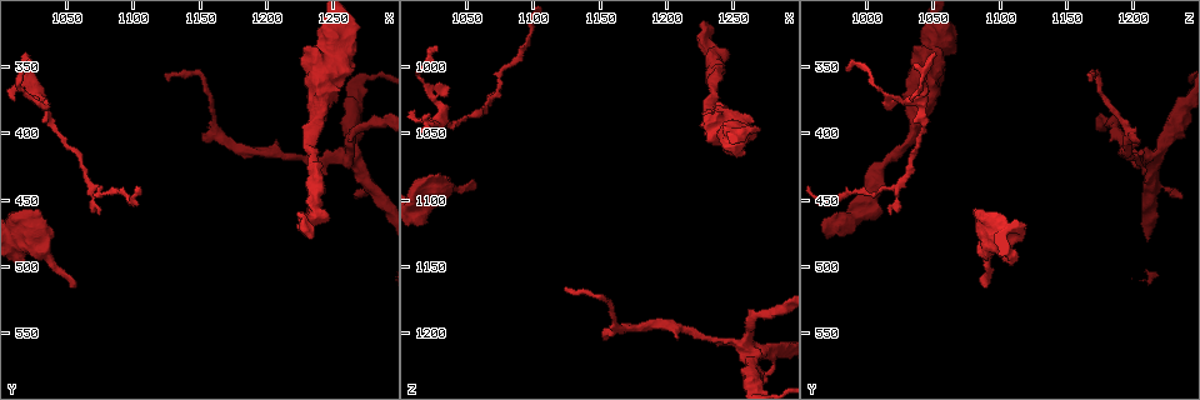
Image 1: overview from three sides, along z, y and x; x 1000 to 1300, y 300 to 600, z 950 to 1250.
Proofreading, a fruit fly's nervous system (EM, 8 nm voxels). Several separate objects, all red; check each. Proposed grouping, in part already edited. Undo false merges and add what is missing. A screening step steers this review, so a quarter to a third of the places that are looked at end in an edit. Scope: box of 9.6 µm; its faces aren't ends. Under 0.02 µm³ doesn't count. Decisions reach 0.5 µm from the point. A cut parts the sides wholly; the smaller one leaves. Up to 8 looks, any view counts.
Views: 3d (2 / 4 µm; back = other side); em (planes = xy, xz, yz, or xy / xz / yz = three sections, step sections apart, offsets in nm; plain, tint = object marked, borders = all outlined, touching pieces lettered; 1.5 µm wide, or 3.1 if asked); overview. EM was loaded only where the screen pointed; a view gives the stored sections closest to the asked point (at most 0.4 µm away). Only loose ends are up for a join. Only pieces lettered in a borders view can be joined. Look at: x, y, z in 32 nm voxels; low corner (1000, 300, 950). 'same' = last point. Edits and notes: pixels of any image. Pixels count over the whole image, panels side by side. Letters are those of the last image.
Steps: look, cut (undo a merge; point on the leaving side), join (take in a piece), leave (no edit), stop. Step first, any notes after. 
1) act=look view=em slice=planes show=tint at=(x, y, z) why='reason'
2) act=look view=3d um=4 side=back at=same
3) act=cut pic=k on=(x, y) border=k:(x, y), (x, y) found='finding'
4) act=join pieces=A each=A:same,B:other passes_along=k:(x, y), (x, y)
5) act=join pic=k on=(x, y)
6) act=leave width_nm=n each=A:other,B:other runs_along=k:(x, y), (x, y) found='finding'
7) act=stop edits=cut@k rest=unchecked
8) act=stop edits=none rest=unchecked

act=look view=3d um=4 at=(1024, 460, 1082) why='free end'

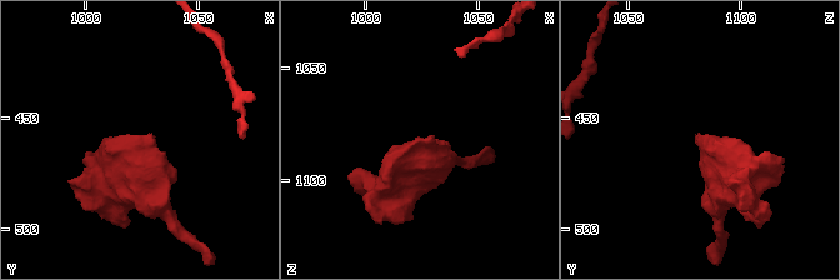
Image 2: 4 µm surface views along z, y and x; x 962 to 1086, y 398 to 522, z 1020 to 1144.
act=look view=em slice=xz step=4 show=borders at=(1024, 459, 1082) why='need the tissue'

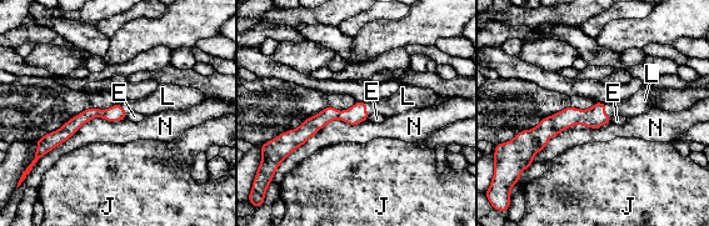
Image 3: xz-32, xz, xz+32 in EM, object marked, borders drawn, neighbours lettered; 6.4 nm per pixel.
act=look view=em slice=planes show=borders at=same

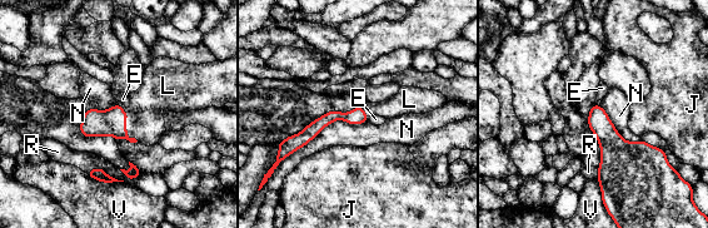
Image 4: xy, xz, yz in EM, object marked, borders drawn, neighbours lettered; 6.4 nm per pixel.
act=join pieces=L each=E:other,J:other,L:same,N:other,R:other,V:other passes_along=4:(95, 123), (124, 127), (145, 123) found='the cell continues'

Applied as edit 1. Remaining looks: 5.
act=look view=overview why='redraw'

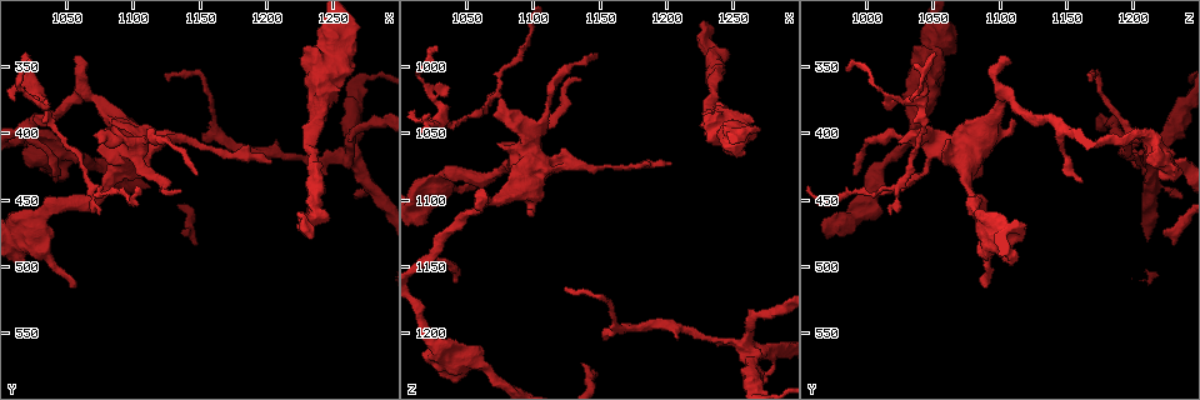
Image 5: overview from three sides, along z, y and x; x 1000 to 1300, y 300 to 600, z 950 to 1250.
act=look view=em slice=planes show=borders at=(1022, 340, 1052) why='an open end'

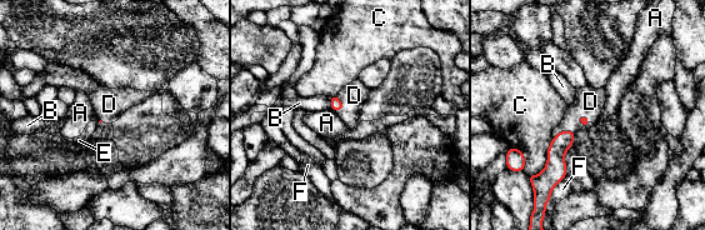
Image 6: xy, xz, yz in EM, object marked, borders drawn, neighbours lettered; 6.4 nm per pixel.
act=join pieces=D each=A:other,B:other,C:other,D:same,E:other,F:other passes_along=6:(555, 168), (564, 130), (590, 101) found='the cell continues'

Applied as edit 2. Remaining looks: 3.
act=look view=overview why='see it whole again'

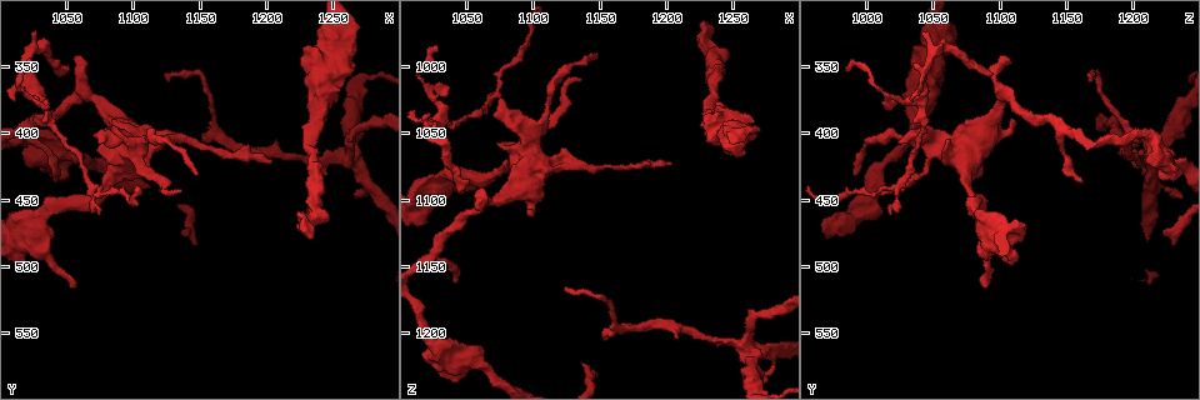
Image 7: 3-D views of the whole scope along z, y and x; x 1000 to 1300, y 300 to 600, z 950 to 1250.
act=look view=3d um=2 at=(1058, 514, 1086) why='thin end'

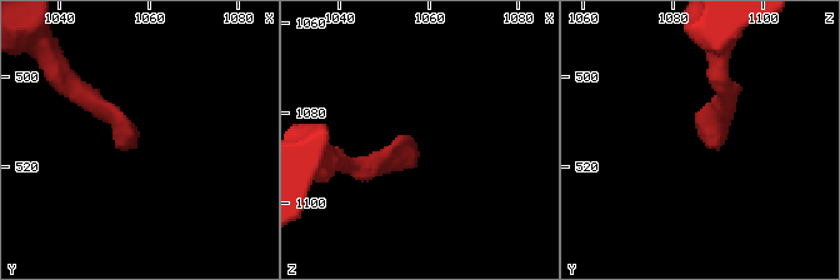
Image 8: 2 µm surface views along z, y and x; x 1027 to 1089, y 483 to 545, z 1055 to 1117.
act=look view=em slice=planes show=borders at=(1056, 514, 1087)

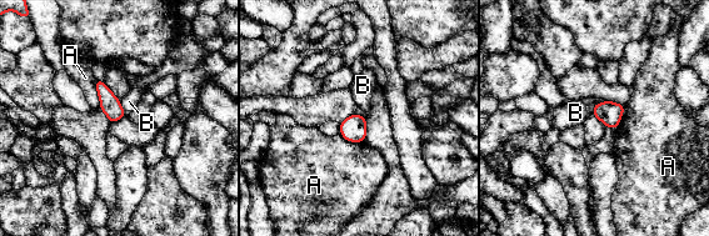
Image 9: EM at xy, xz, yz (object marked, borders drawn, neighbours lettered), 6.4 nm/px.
act=leave width_nm=130 each=A:other,B:other border=9:(605, 100), (595, 104), (592, 114) found='no lettered piece goes on from it'

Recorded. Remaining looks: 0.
act=stop edits=join@4,join@6 rest=unchecked

